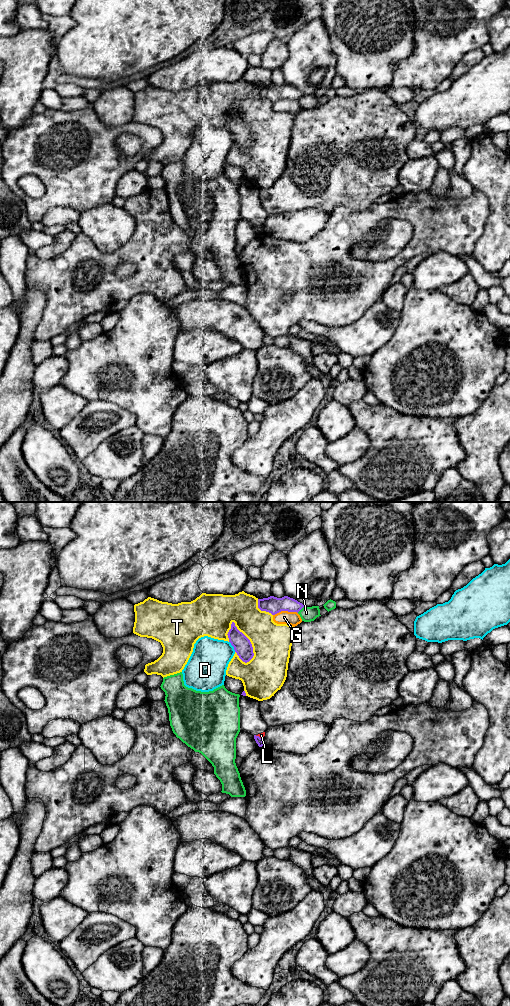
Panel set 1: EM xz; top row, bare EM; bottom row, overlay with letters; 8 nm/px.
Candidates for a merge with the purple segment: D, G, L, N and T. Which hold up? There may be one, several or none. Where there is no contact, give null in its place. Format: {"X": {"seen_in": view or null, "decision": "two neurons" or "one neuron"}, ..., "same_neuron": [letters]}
{"D": {"seen_in": "xz", "decision": "two neurons"}, "G": {"seen_in": "xz", "decision": "two neurons"}, "L": {"seen_in": "xz", "decision": "two neurons"}, "N": {"seen_in": "xz", "decision": "two neurons"}, "T": {"seen_in": "xz", "decision": "two neurons"}, "same_neuron": []}

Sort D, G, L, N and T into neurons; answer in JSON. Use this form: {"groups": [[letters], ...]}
{"groups": [["D"], ["G"], ["L"], ["N"], ["T"]]}

